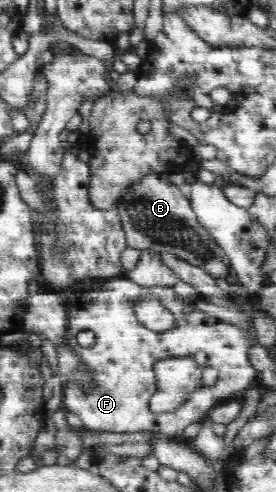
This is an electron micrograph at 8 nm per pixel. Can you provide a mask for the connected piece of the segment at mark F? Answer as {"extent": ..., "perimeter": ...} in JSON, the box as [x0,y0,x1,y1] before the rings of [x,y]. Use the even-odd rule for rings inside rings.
{"extent":[61,277,259,438],"perimeter":[[[111,277],[110,282],[102,284],[98,289],[82,292],[79,298],[68,304],[65,340],[68,347],[78,355],[78,359],[82,359],[80,363],[90,369],[92,382],[86,388],[75,382],[65,383],[61,406],[76,414],[82,420],[83,428],[88,431],[131,433],[148,430],[173,438],[175,435],[182,435],[184,428],[192,422],[203,422],[214,407],[248,389],[256,380],[258,372],[248,363],[248,350],[259,342],[240,327],[211,316],[205,318],[205,324],[193,325],[192,330],[172,328],[156,332],[147,329],[132,312],[132,290],[138,288],[140,285],[128,277]],[[82,330],[94,332],[93,346],[84,348],[76,341],[76,336]],[[196,352],[205,352],[205,366],[218,370],[215,384],[198,386],[188,394],[186,402],[172,412],[152,412],[150,399],[157,389],[154,363],[167,358],[194,356]]]}

